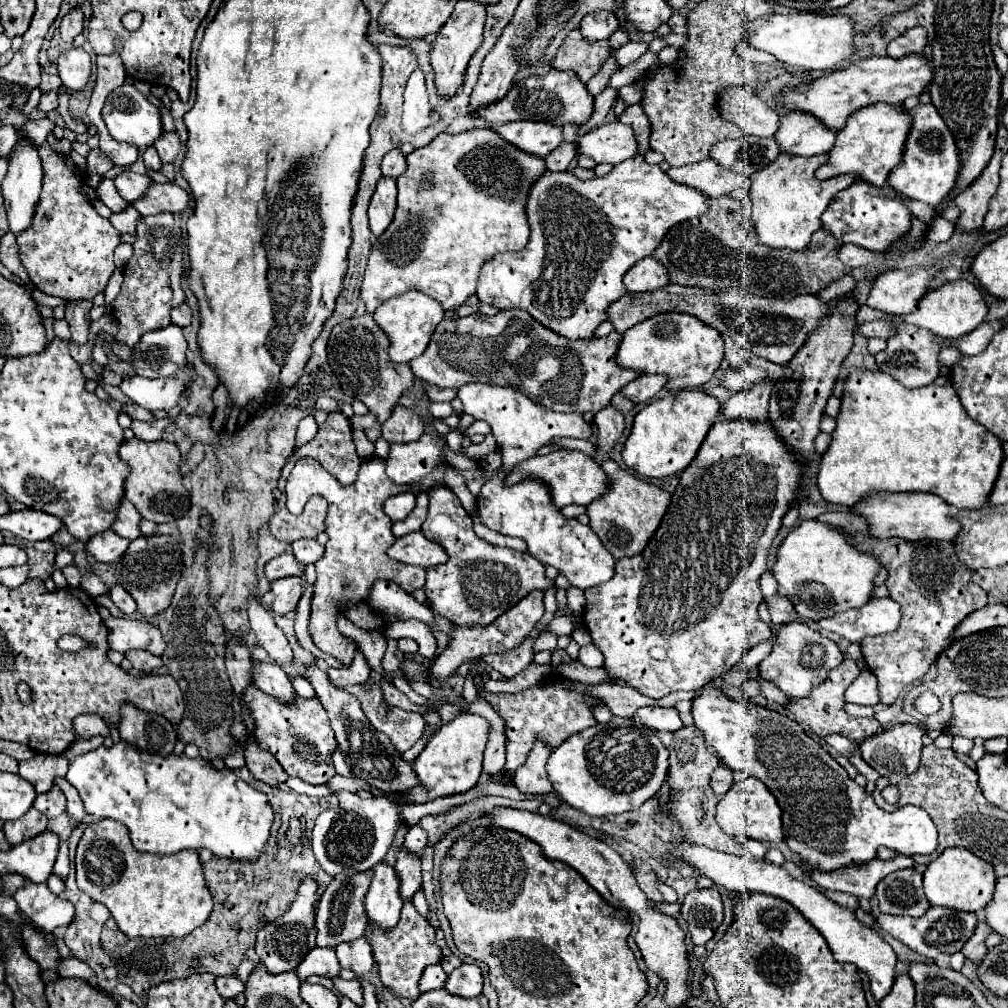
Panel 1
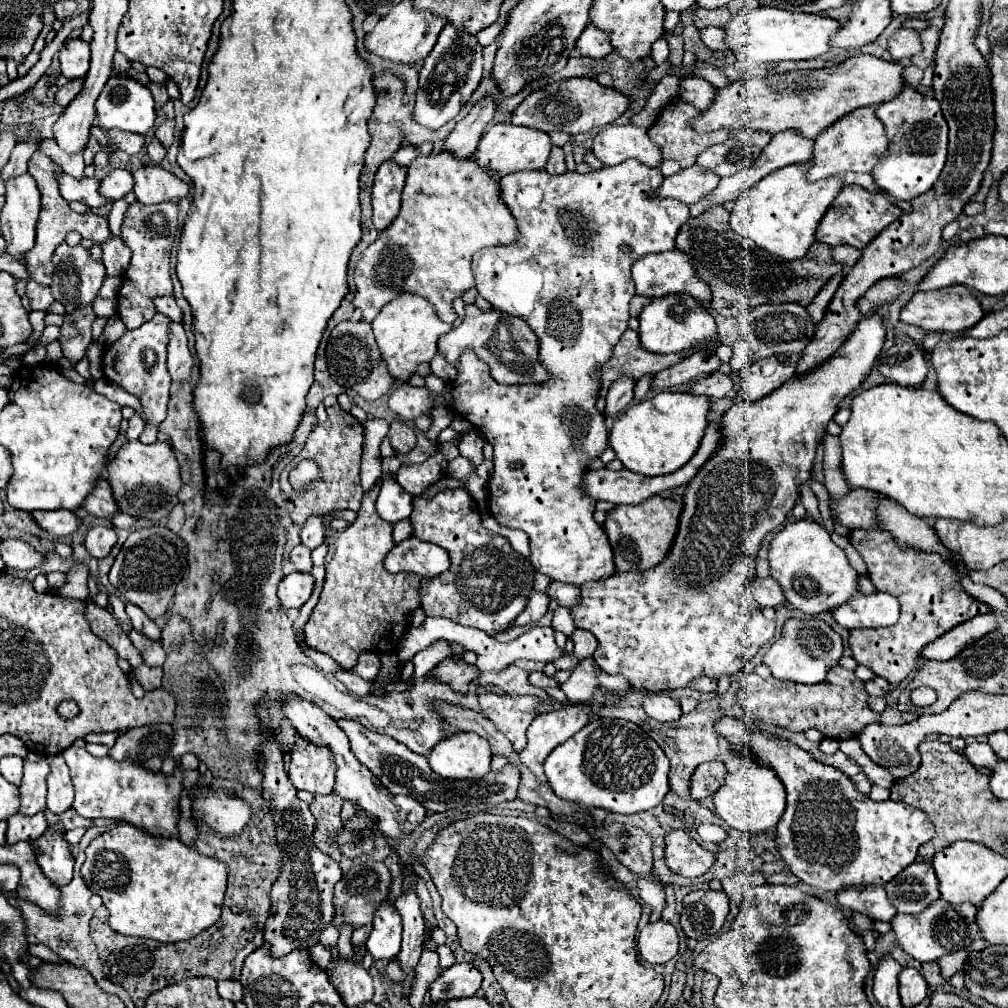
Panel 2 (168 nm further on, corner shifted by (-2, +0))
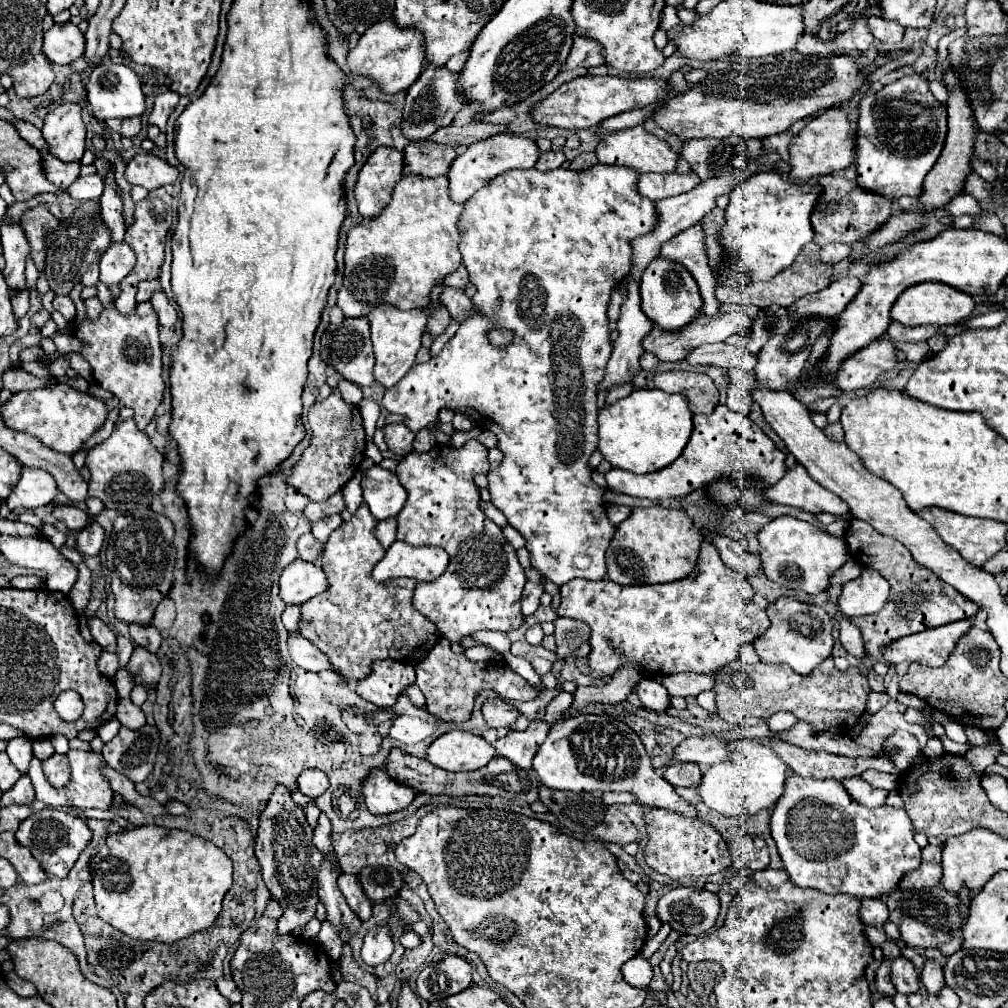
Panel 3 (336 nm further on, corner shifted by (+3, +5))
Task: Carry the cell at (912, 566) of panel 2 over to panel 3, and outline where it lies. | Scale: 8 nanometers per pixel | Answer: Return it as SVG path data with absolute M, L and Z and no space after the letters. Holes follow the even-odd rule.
M854 518L846 530L846 542L856 562L878 570L890 582L890 598L878 614L850 618L860 628L864 648L870 658L882 660L880 648L902 636L916 634L916 632L936 628L936 626L944 626L944 624L958 622L958 620L968 620L978 612L978 604L958 594L958 590L942 582L932 570L920 566L912 558L910 550L906 550L906 546L902 546L894 538L886 538L884 534L878 534L868 522Z

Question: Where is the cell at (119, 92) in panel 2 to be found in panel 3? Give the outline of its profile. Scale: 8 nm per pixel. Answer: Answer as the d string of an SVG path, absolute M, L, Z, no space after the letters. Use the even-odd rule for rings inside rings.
M114 62L98 64L88 76L86 94L88 94L88 104L92 106L92 114L98 120L132 118L132 116L142 116L144 112L144 94L140 88L140 78L132 68L124 64L114 64Z

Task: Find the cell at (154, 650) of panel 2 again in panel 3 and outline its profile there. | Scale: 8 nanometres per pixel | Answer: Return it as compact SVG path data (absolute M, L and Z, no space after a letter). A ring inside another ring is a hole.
M138 646L138 648L134 648L134 654L132 654L126 670L132 674L132 680L136 686L156 688L156 684L160 680L162 666L160 666L156 654Z

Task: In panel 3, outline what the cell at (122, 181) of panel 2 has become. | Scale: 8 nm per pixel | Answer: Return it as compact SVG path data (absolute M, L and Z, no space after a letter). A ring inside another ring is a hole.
M92 174L92 176L80 176L70 188L68 188L68 194L74 198L74 200L98 200L102 196L102 190L104 190L104 182L98 174Z

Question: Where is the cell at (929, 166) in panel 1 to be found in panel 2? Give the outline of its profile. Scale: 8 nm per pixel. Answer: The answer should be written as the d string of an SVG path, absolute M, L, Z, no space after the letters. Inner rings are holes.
M905 87L895 99L877 107L877 117L883 121L887 137L889 137L889 153L873 169L877 187L883 189L885 193L889 193L897 201L911 201L911 199L931 191L931 187L939 179L941 169L945 167L945 159L947 159L947 123L943 119L937 99L929 97L929 95L921 95L913 87Z

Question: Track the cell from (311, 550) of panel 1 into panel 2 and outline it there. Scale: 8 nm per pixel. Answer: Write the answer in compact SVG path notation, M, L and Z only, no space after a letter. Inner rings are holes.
M313 515L311 519L307 519L305 527L301 529L301 543L313 551L323 543L323 535L325 535L325 529L323 529L321 517Z

